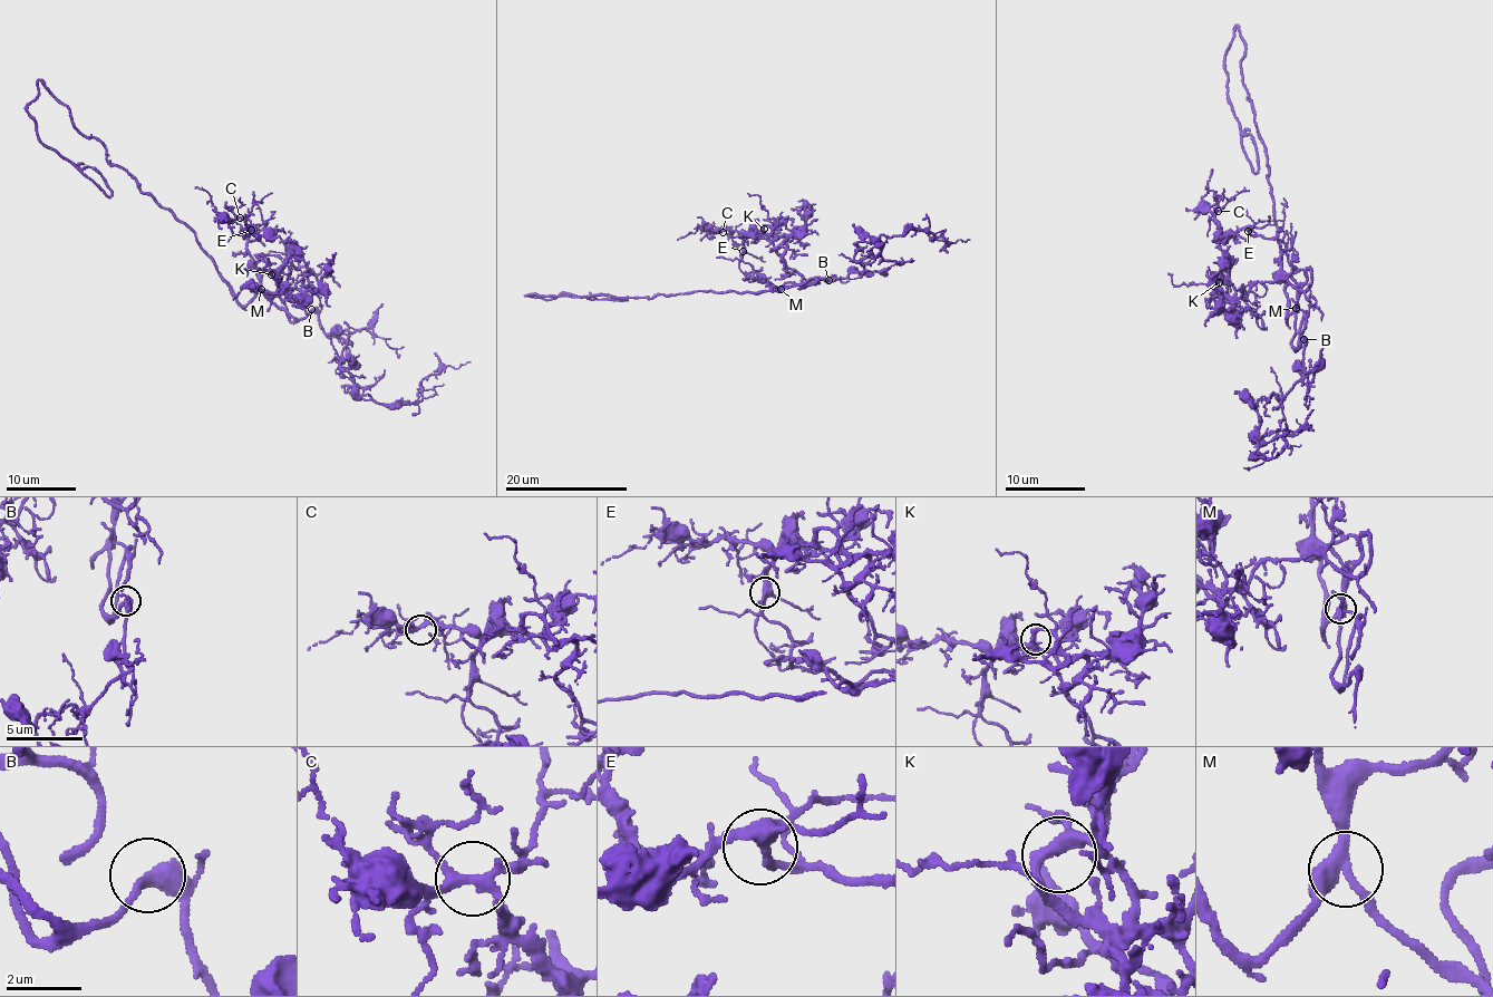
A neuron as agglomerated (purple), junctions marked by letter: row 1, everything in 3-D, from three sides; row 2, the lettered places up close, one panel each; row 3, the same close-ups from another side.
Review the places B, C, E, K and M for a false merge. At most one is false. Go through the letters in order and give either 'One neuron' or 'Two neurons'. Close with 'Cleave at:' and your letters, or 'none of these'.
B: One neuron
C: One neuron
E: One neuron
K: One neuron
M: One neuron
Cleave at: none of these

